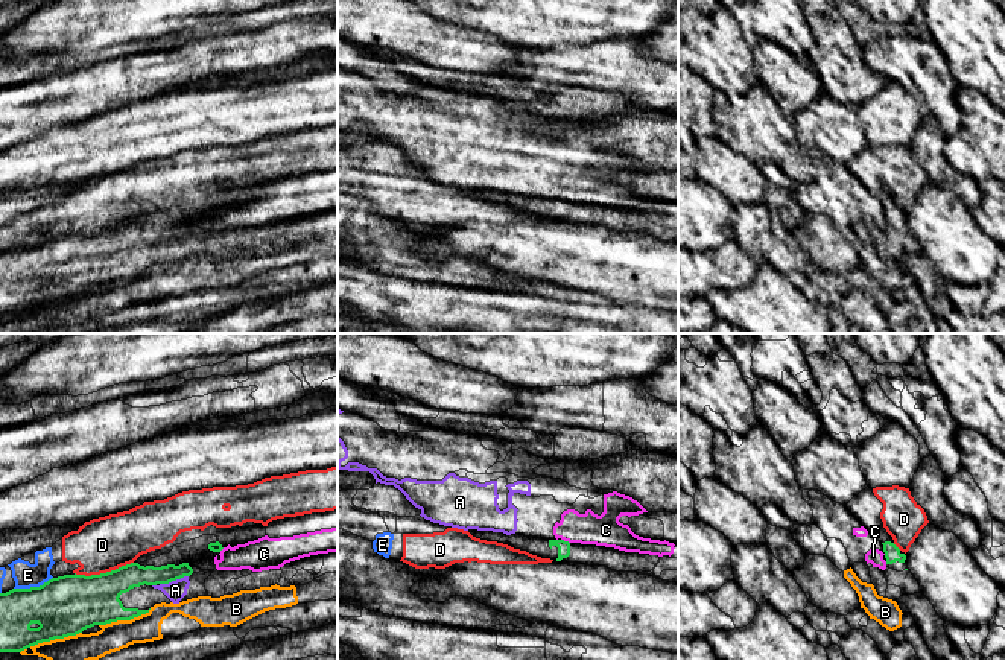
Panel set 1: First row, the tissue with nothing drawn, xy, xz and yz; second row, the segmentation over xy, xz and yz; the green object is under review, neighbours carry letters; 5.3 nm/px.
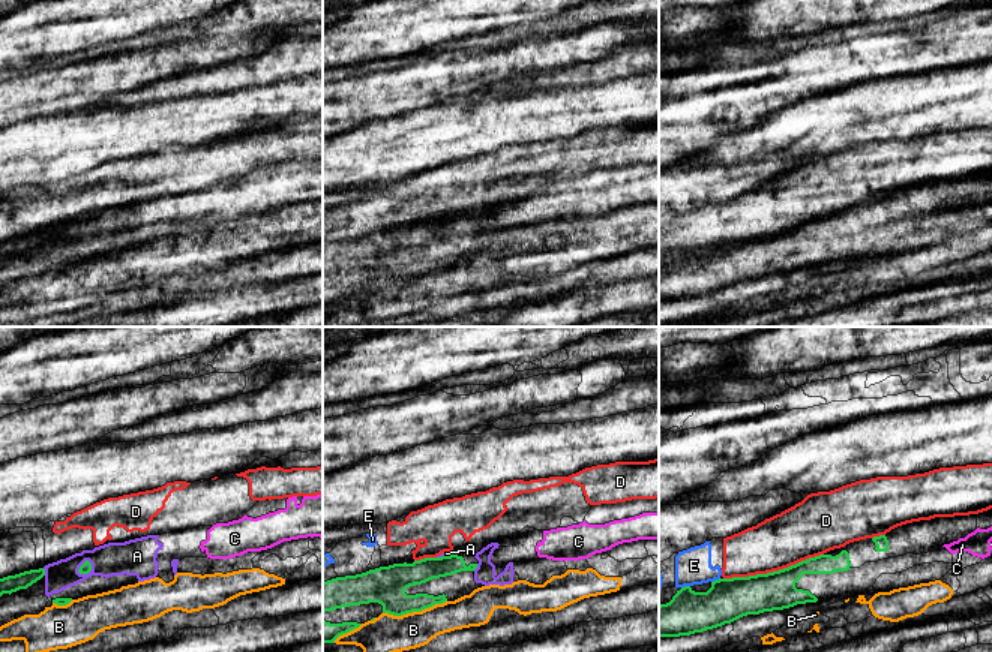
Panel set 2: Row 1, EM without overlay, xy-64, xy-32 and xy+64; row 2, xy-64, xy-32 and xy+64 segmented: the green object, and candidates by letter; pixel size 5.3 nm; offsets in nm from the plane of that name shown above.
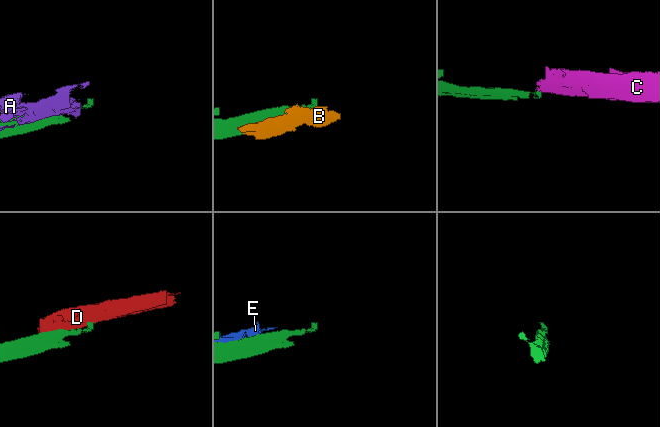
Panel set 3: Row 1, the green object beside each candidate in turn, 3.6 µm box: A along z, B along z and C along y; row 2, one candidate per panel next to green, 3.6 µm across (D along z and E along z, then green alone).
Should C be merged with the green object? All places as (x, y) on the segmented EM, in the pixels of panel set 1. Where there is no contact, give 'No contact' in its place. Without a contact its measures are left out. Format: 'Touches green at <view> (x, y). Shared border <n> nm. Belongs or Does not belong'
Touches green at xz (566, 542). Shared border 50 nm. Does not belong

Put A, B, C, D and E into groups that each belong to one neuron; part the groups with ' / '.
A C / B / D E

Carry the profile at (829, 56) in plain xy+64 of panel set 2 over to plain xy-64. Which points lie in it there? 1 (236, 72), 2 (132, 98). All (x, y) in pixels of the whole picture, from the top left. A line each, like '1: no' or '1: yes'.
1: no
2: no

